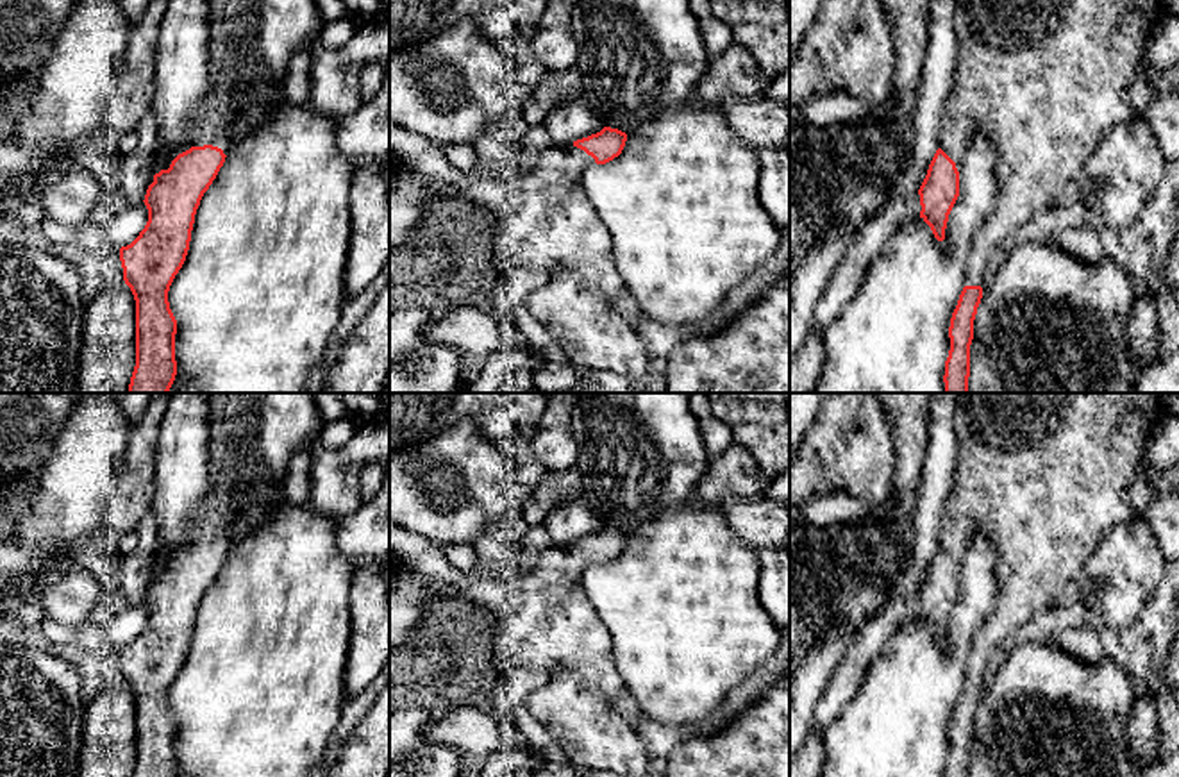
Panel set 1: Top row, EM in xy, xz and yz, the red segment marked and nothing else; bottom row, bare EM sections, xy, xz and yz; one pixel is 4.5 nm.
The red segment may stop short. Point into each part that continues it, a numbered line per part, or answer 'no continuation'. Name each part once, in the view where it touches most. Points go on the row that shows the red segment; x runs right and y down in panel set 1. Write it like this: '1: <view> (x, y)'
1: xy (215, 122)

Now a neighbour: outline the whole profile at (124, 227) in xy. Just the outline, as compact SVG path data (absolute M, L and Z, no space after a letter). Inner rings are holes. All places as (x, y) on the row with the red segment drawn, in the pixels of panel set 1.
M145 202L127 207L105 225L104 232L116 248L130 245L148 221L148 209Z

